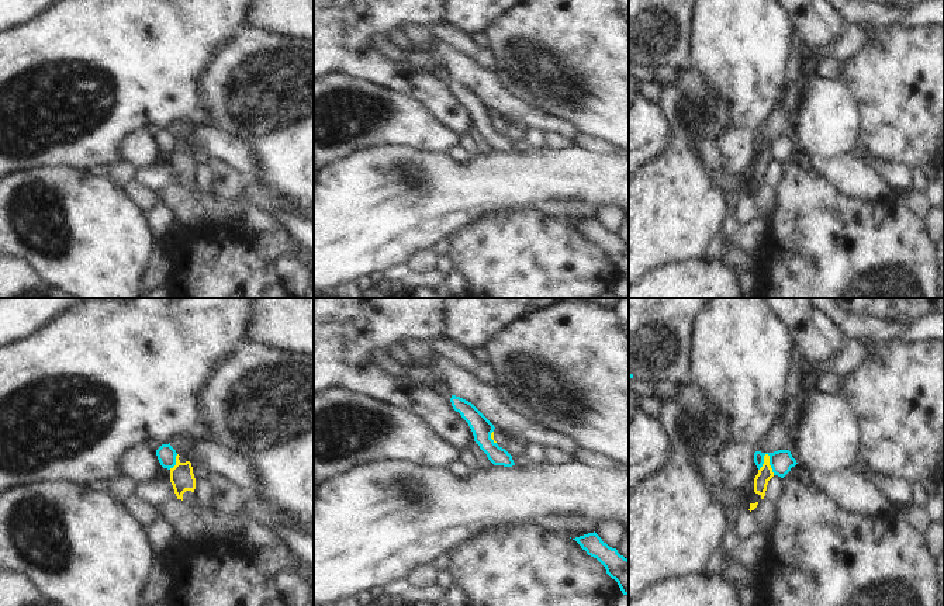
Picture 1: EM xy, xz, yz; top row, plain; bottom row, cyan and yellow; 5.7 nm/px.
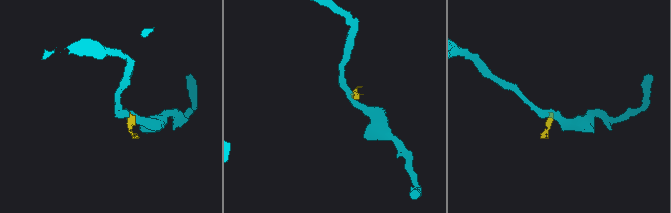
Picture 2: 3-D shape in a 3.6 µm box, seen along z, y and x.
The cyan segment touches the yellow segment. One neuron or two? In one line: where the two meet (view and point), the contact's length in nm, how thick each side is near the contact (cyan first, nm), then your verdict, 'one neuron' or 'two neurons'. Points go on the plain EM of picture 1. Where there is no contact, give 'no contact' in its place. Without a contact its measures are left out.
contact yz (770, 149); length 140 nm; calibres 140 and 80 nm; two neurons

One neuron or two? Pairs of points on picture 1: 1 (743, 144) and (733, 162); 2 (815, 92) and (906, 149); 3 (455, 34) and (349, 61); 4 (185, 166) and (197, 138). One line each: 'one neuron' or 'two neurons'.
1: one neuron
2: two neurons
3: two neurons
4: two neurons

